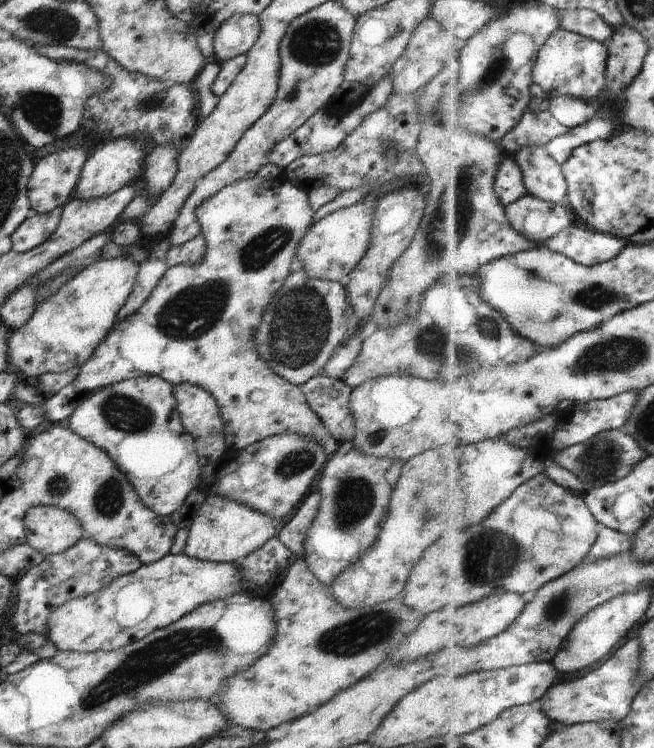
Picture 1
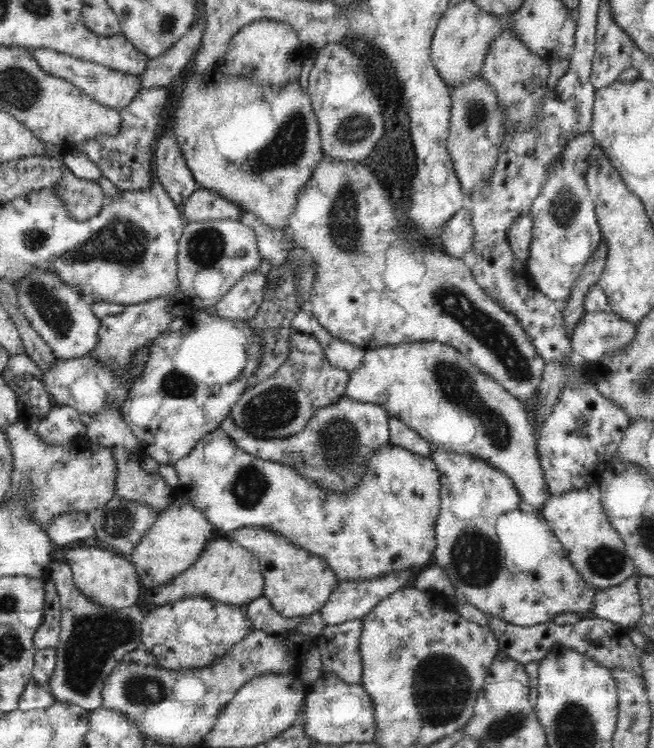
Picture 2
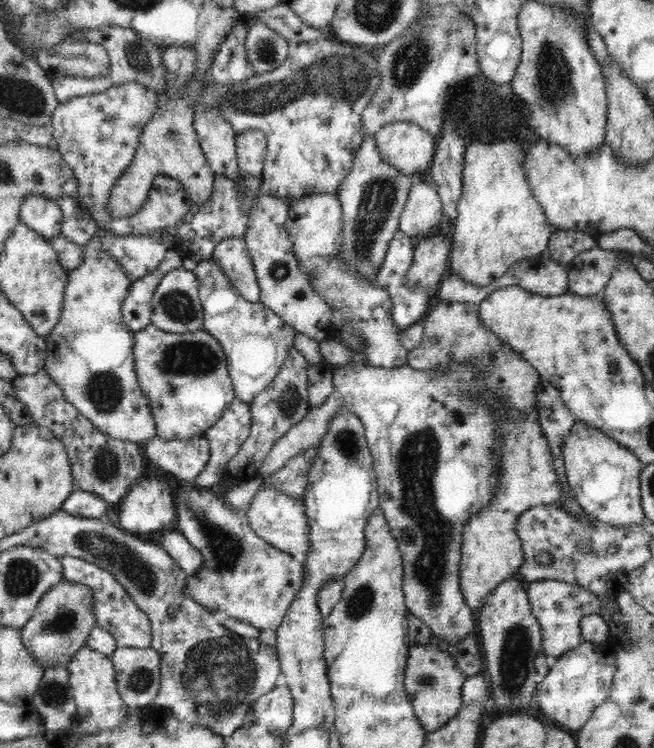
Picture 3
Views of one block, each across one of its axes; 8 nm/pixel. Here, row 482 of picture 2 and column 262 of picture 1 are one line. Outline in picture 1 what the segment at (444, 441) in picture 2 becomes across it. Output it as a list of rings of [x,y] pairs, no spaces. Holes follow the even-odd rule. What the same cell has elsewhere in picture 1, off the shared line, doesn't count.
[[[219,495],[205,497],[188,526],[183,552],[192,559],[212,563],[235,563],[276,536],[278,522],[243,503]]]

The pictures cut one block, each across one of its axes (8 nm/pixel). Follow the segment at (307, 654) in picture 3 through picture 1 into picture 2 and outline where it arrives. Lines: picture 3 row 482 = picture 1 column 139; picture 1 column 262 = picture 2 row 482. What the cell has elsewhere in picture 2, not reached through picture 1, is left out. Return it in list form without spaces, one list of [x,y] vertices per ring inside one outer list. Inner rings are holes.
[[[202,437],[196,446],[186,455],[181,458],[174,465],[179,476],[179,482],[177,485],[178,493],[187,497],[189,501],[199,508],[205,515],[206,518],[215,526],[216,531],[221,532],[223,535],[244,528],[248,526],[264,526],[268,527],[269,530],[277,532],[287,538],[292,544],[305,550],[310,551],[312,554],[320,556],[320,559],[330,564],[332,569],[340,583],[348,581],[369,581],[392,573],[399,573],[403,570],[416,567],[418,565],[426,566],[427,562],[430,562],[434,549],[436,548],[437,542],[435,539],[435,526],[441,507],[441,496],[440,496],[440,473],[436,470],[436,465],[430,456],[417,455],[414,452],[410,452],[408,449],[397,447],[396,445],[384,447],[379,451],[375,452],[375,455],[371,456],[369,462],[368,472],[364,475],[364,478],[360,481],[360,484],[351,493],[336,493],[324,491],[322,487],[318,487],[316,483],[304,479],[296,469],[292,469],[290,465],[283,465],[272,461],[256,458],[248,454],[245,450],[236,447],[234,450],[234,458],[228,462],[228,466],[220,468],[216,466],[214,462],[204,462],[204,446],[208,444],[210,440]]]

